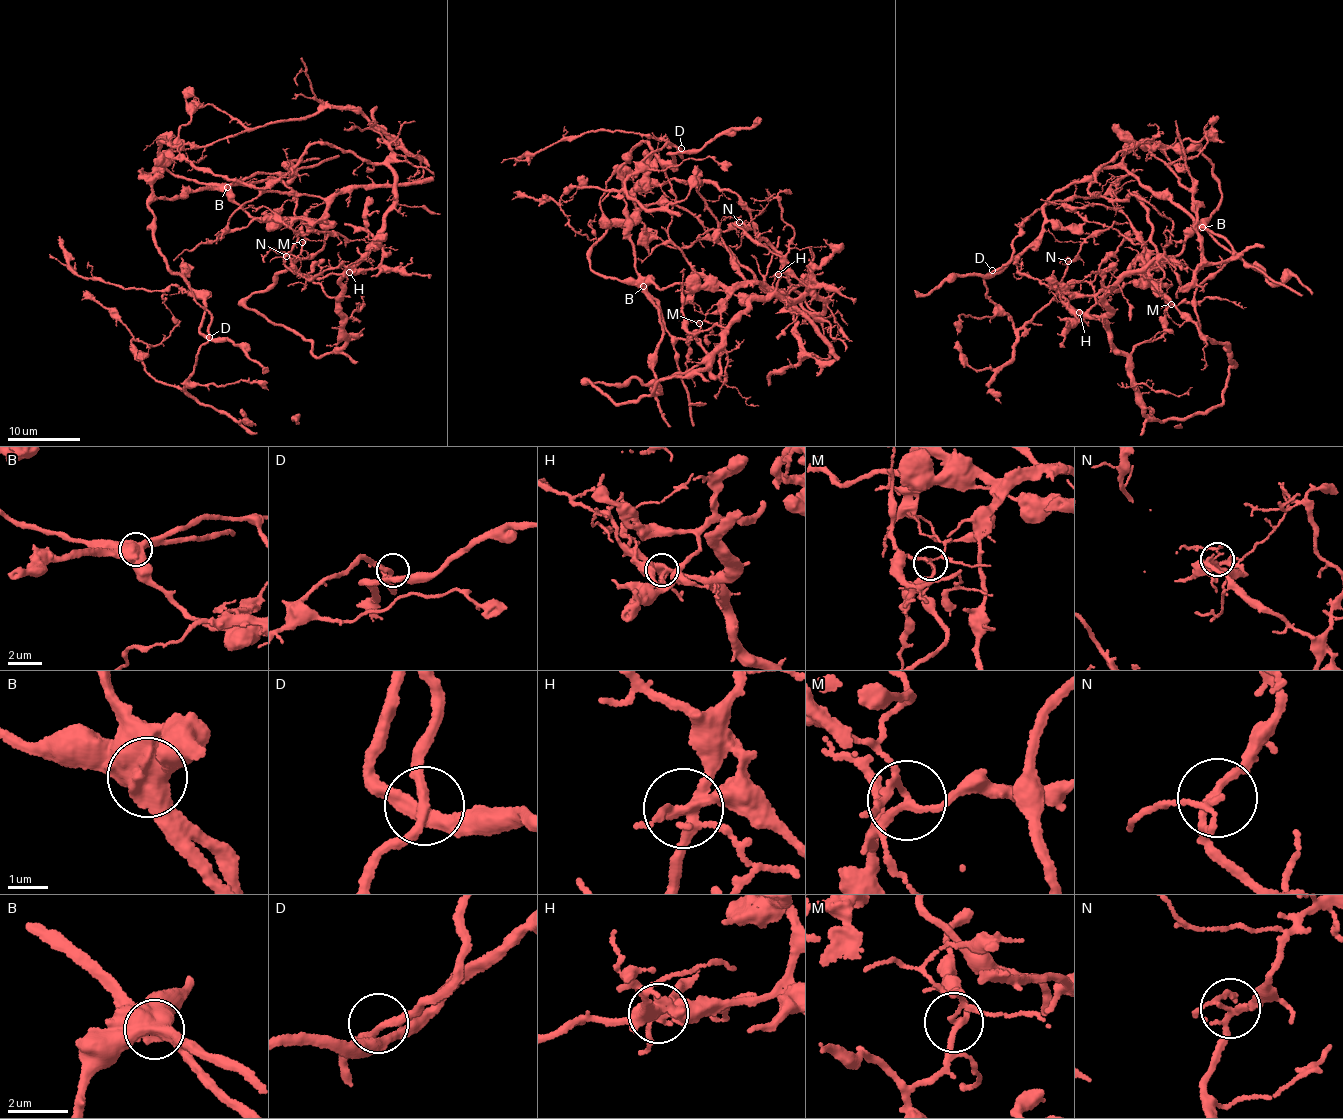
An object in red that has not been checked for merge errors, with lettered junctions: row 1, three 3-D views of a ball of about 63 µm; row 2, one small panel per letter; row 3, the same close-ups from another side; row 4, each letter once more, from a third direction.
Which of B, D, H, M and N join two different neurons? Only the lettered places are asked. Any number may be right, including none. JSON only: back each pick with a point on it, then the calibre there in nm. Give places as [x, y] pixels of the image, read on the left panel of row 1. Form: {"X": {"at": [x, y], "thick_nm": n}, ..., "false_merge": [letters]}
{"B": {"at": [227, 187], "thick_nm": 600}, "H": {"at": [349, 272], "thick_nm": 280}, "M": {"at": [302, 242], "thick_nm": 150}, "false_merge": ["B", "H", "M"]}

